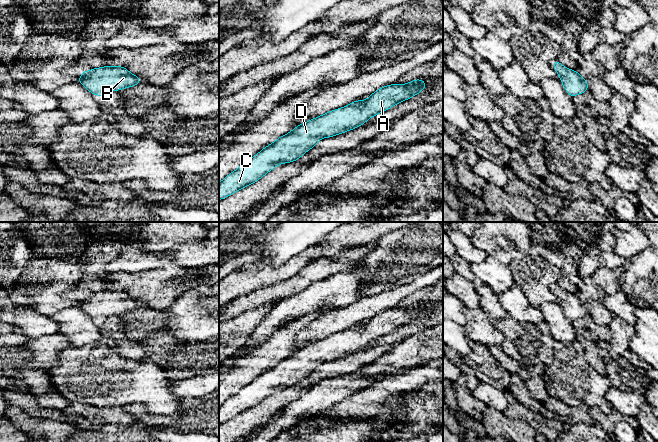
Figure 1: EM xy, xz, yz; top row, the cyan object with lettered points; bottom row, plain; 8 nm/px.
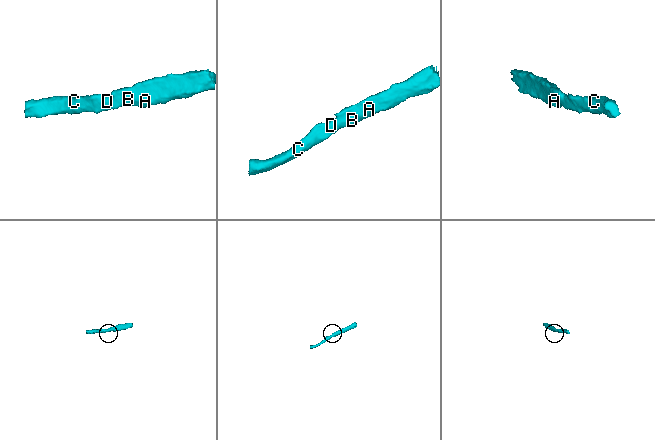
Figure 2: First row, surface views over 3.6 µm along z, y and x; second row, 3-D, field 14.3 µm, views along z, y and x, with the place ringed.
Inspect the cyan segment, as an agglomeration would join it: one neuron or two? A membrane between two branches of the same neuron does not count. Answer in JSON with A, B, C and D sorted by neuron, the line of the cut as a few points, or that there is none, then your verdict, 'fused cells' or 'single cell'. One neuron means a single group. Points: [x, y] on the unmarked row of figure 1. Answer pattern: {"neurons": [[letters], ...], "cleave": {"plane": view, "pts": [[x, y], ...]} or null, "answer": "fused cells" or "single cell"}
{"neurons": [["A", "B", "C", "D"]], "cleave": null, "answer": "single cell"}

